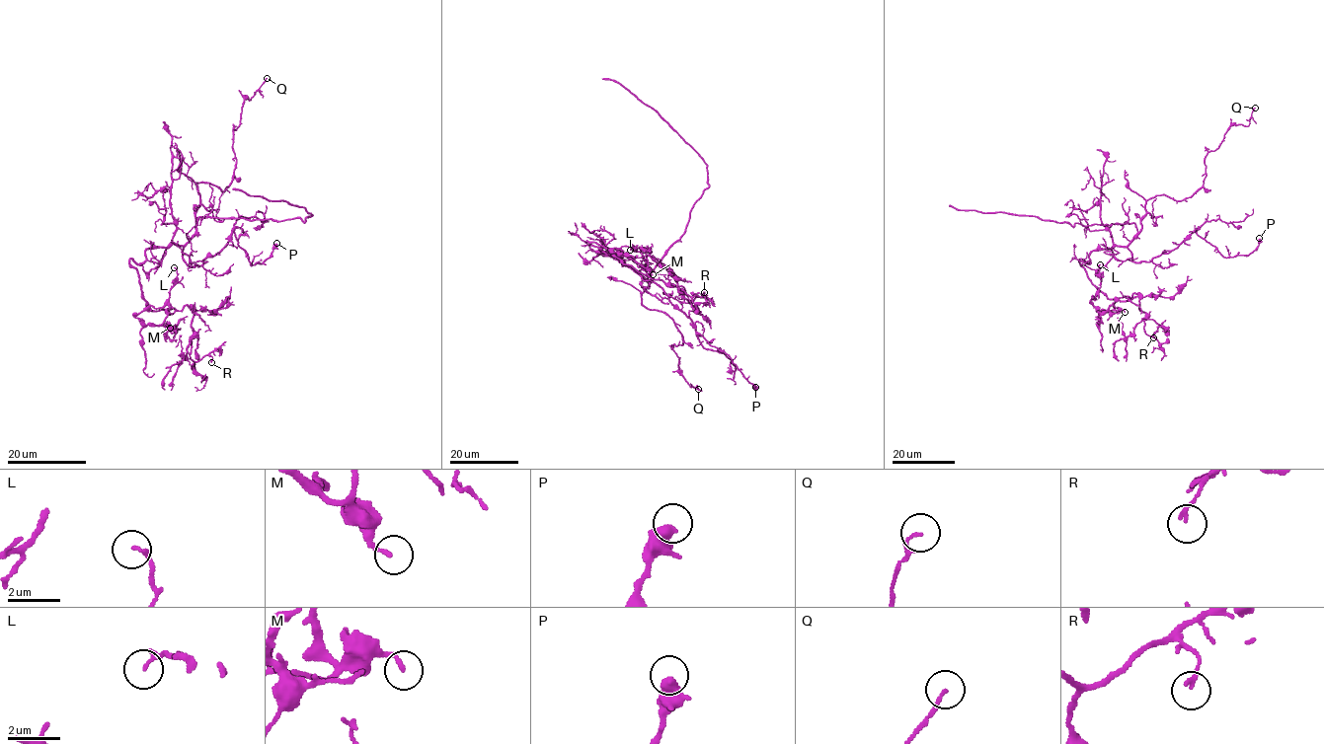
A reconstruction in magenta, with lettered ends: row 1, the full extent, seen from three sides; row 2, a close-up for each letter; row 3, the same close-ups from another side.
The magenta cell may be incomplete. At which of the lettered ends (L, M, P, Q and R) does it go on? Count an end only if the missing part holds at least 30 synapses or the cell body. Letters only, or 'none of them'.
none of them

